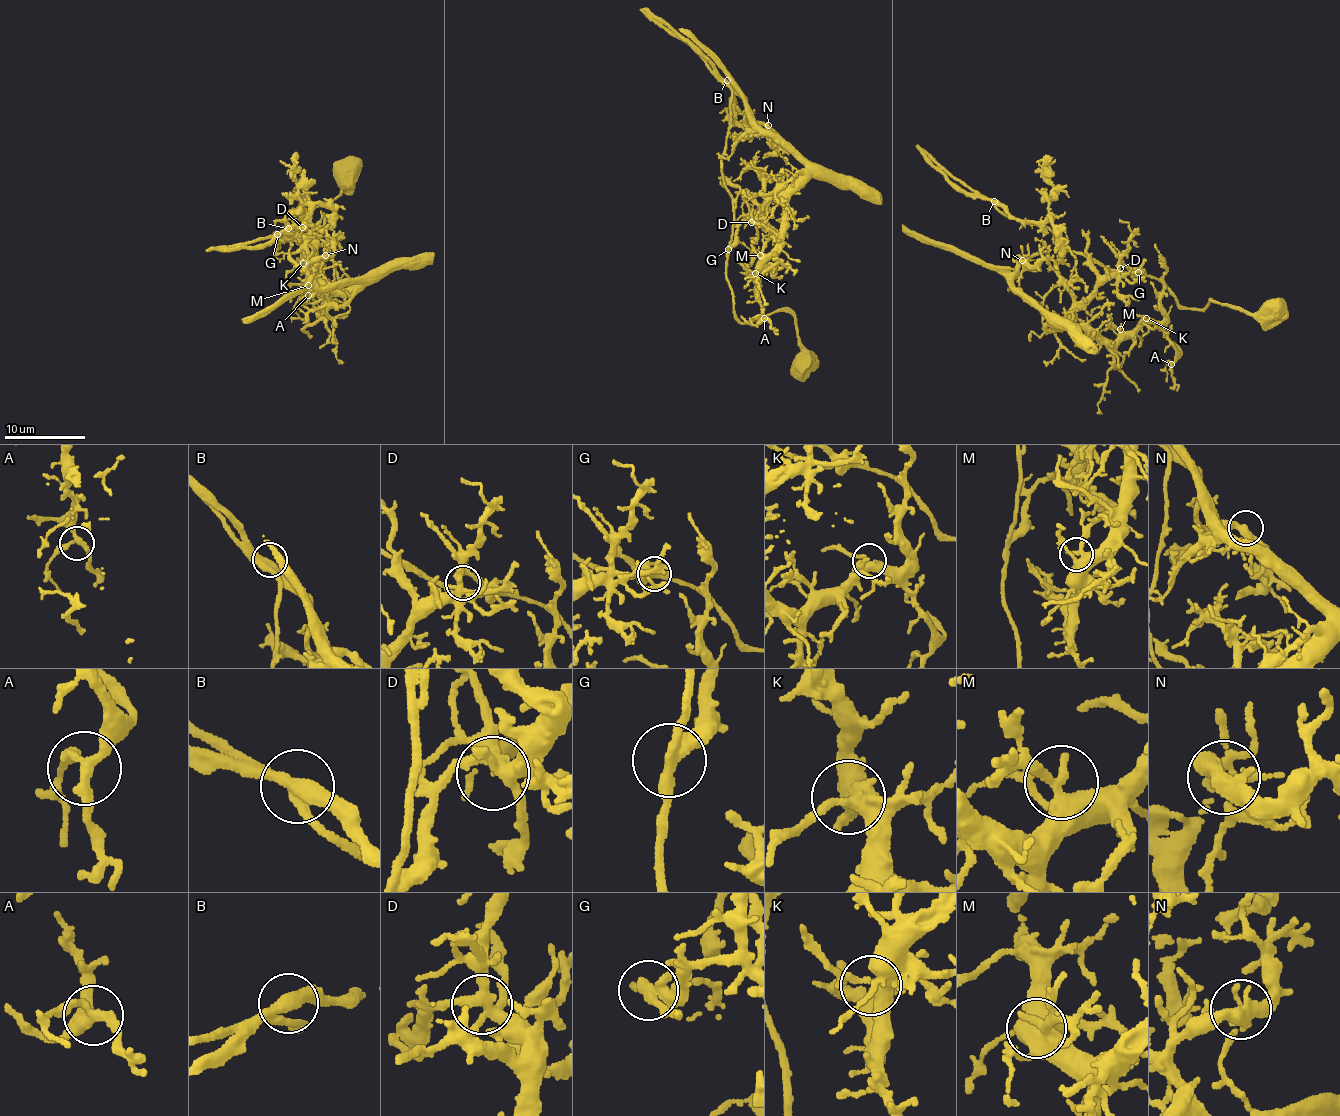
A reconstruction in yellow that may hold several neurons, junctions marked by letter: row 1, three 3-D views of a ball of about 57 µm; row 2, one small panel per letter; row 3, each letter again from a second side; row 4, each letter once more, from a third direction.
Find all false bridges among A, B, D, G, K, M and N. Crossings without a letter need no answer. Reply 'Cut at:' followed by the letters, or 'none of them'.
Cut at: G

